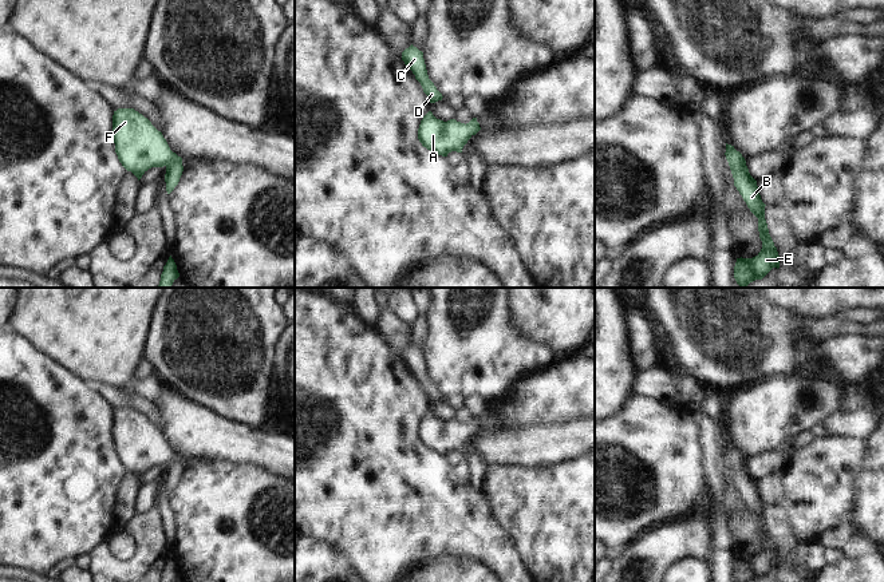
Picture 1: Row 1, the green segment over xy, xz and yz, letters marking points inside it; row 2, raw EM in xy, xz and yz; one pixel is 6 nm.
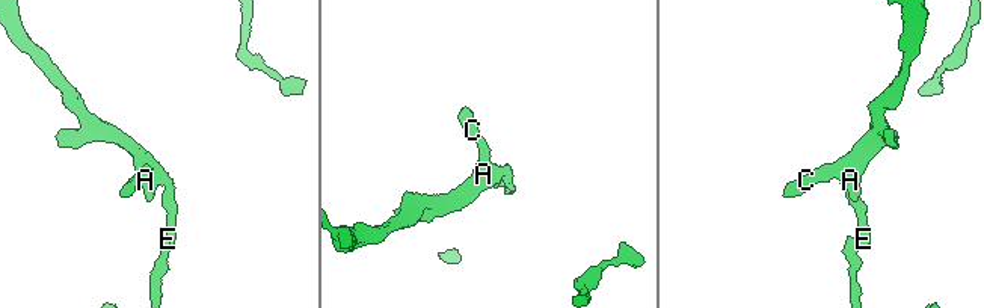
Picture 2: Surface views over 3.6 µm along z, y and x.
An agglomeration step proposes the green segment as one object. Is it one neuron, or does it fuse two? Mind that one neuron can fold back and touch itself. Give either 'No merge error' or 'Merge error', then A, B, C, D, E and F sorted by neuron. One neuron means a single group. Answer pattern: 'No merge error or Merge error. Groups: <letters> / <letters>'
No merge error. Groups: A B C D E F.

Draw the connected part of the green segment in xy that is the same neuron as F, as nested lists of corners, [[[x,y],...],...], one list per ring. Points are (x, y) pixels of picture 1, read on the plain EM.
[[[118,408],[113,415],[113,440],[122,466],[138,480],[151,467],[166,467],[166,491],[170,494],[183,471],[182,458],[173,452],[151,421],[134,408]]]

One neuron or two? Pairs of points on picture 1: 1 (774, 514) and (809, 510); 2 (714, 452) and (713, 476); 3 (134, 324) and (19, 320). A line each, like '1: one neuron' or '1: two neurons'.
1: two neurons
2: one neuron
3: one neuron

